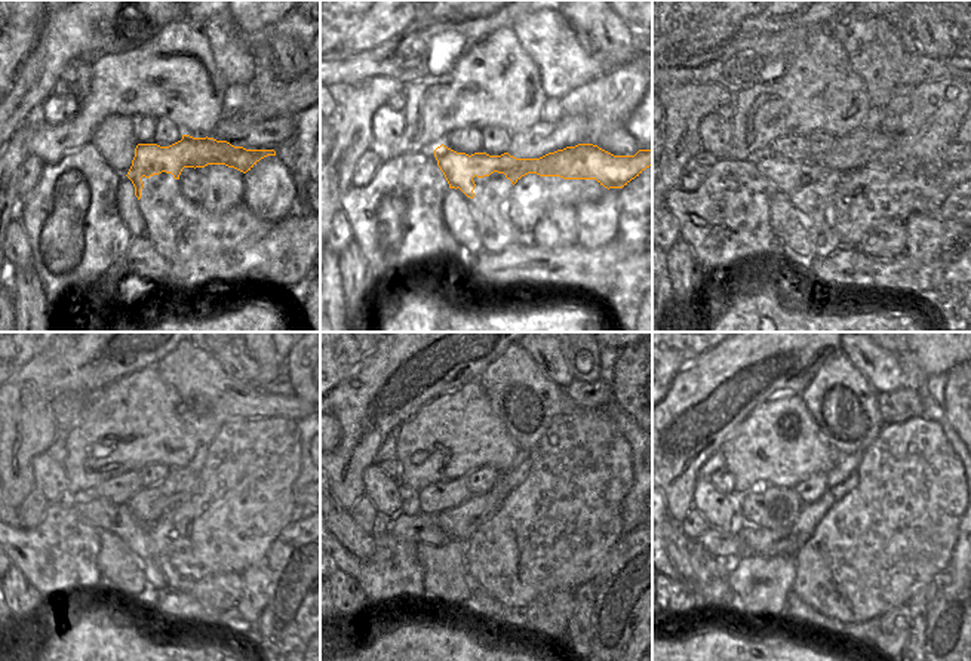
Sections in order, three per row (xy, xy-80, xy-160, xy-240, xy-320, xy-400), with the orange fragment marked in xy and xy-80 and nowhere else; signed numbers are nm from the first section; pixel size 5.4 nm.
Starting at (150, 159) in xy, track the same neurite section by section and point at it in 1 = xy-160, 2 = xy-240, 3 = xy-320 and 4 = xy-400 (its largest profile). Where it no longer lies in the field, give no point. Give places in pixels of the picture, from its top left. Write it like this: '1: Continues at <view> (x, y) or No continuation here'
1: Continues at xy-160 (784, 175)
2: Continues at xy-240 (104, 516)
3: Continues at xy-320 (420, 528)
4: Continues at xy-400 (725, 544)

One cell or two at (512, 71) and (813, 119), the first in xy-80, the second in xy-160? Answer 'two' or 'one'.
one

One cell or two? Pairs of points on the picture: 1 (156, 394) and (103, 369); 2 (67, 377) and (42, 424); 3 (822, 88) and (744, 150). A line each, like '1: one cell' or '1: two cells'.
1: two cells
2: one cell
3: one cell

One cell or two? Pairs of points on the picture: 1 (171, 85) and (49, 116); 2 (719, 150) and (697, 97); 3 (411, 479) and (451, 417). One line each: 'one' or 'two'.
1: two
2: two
3: one

